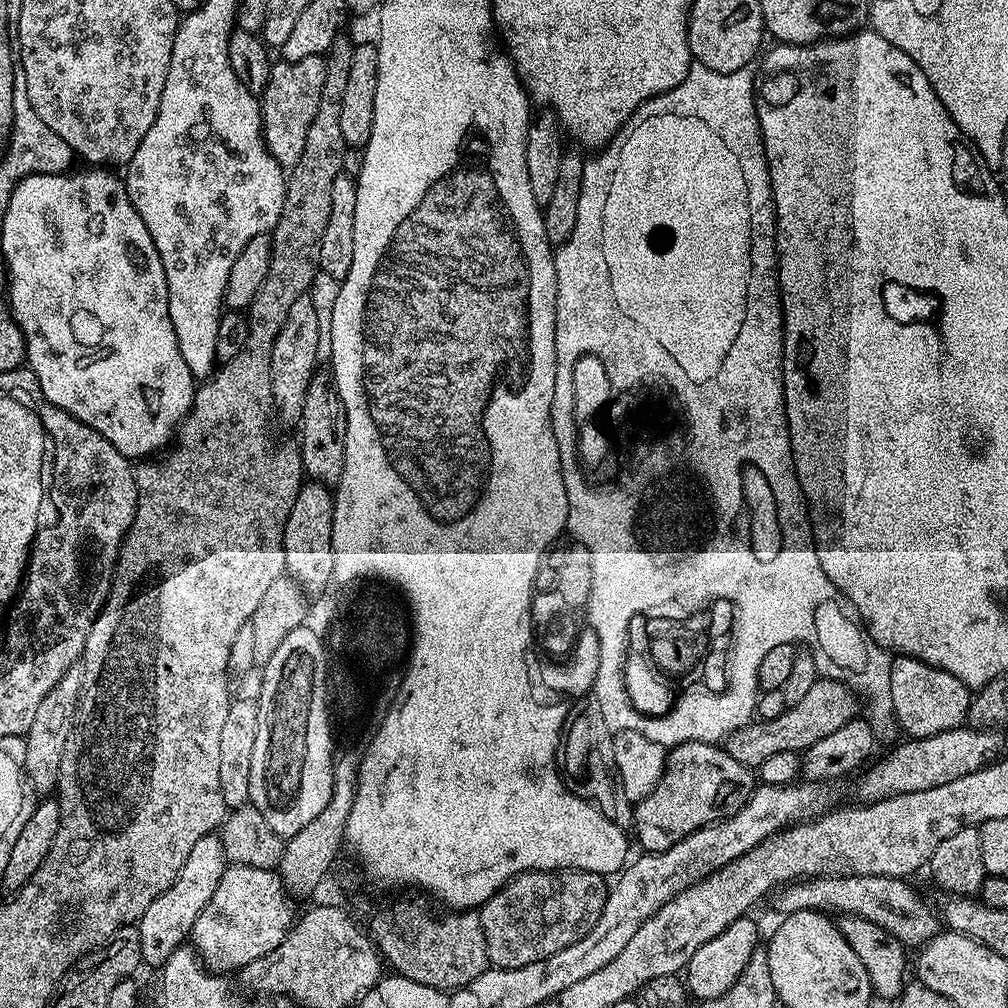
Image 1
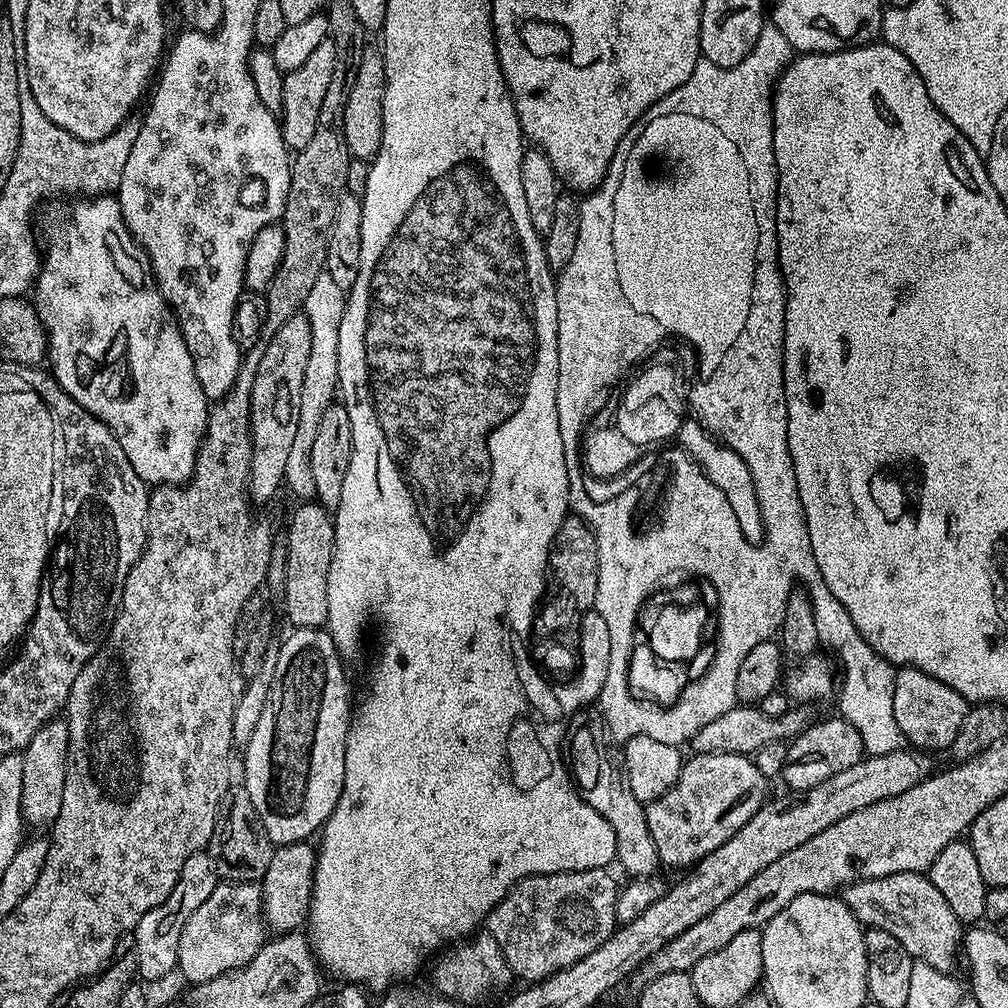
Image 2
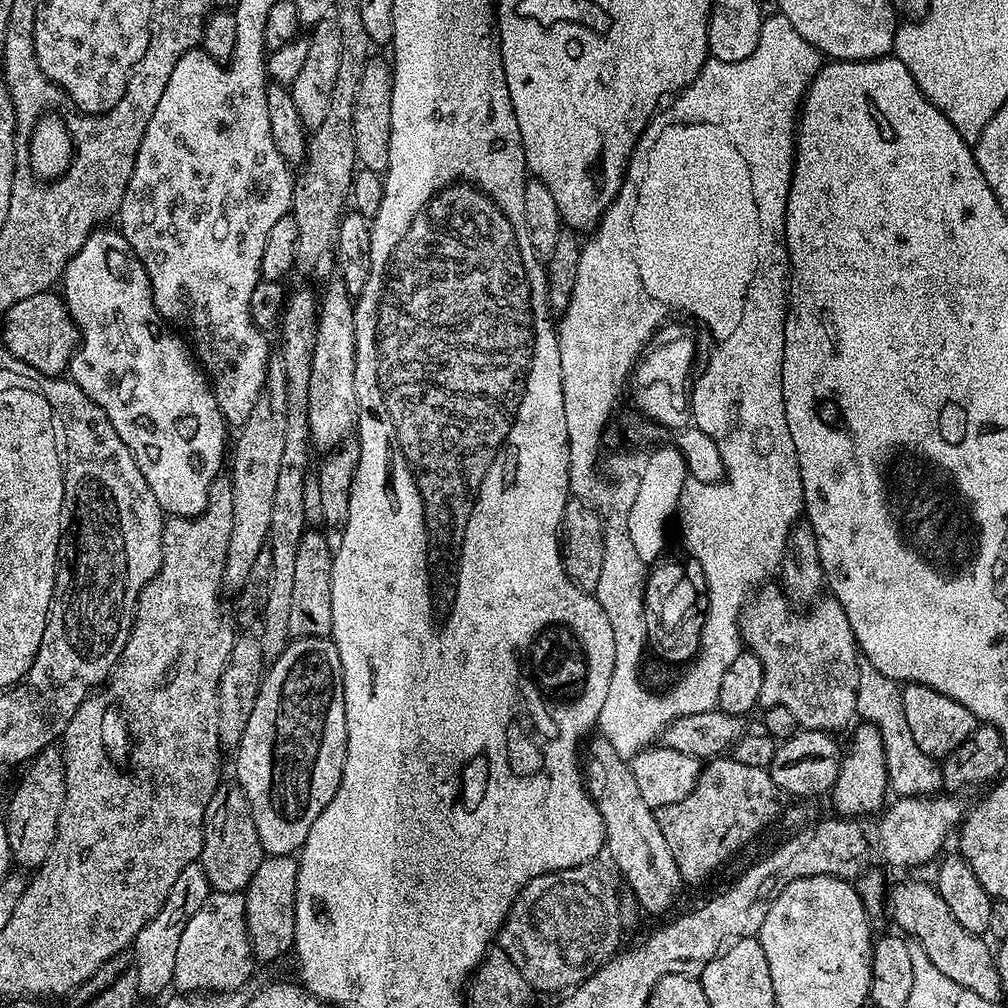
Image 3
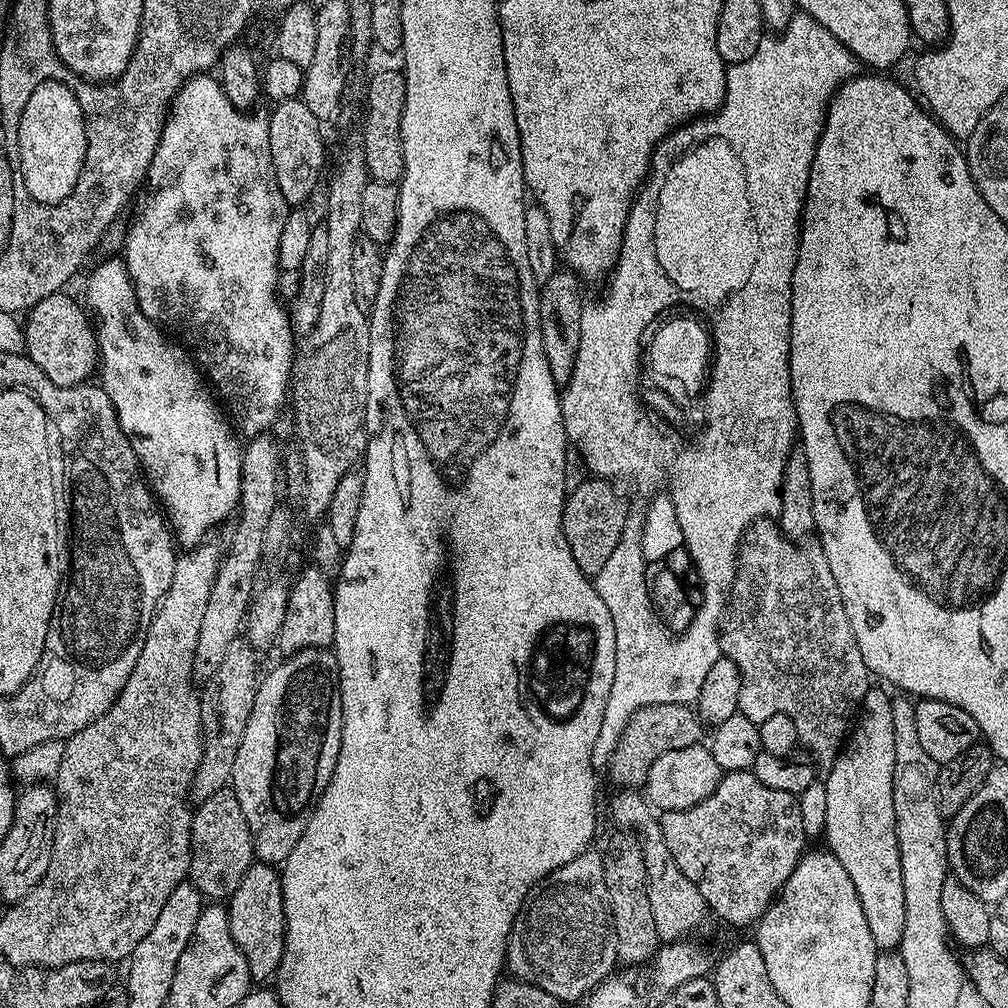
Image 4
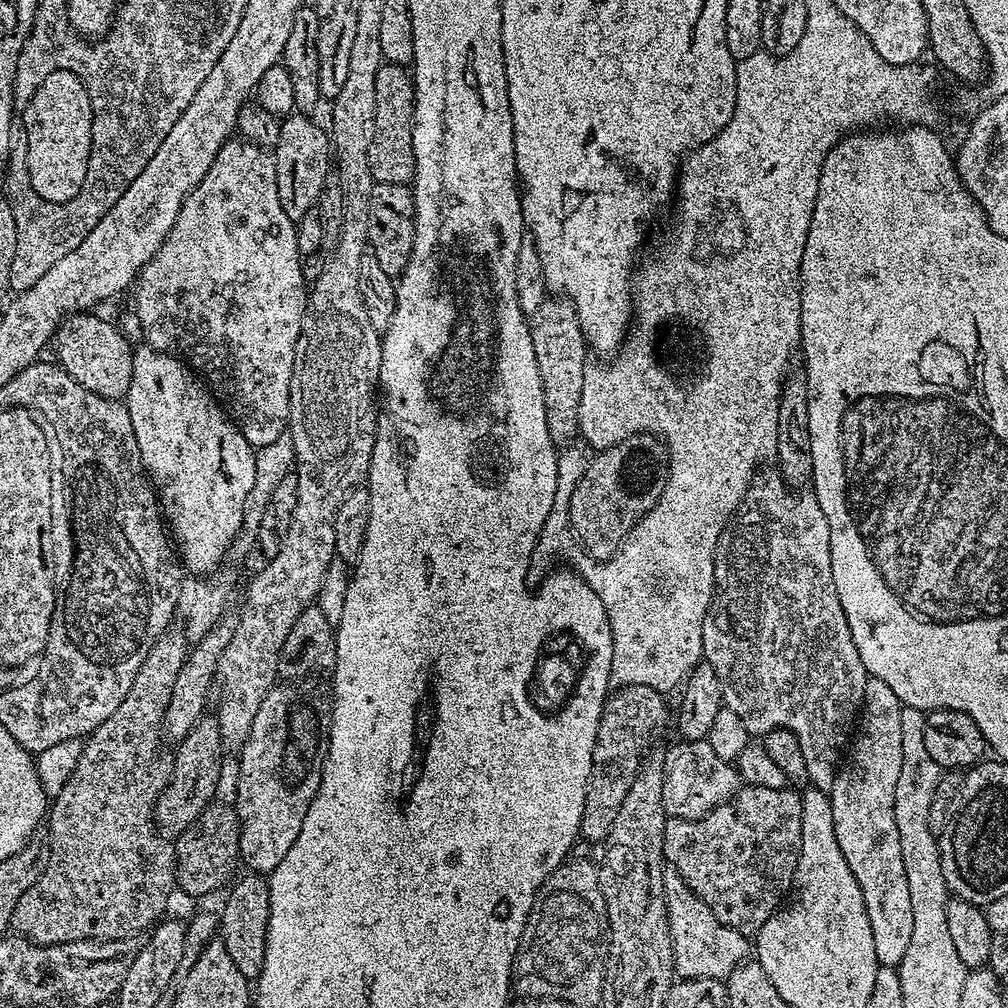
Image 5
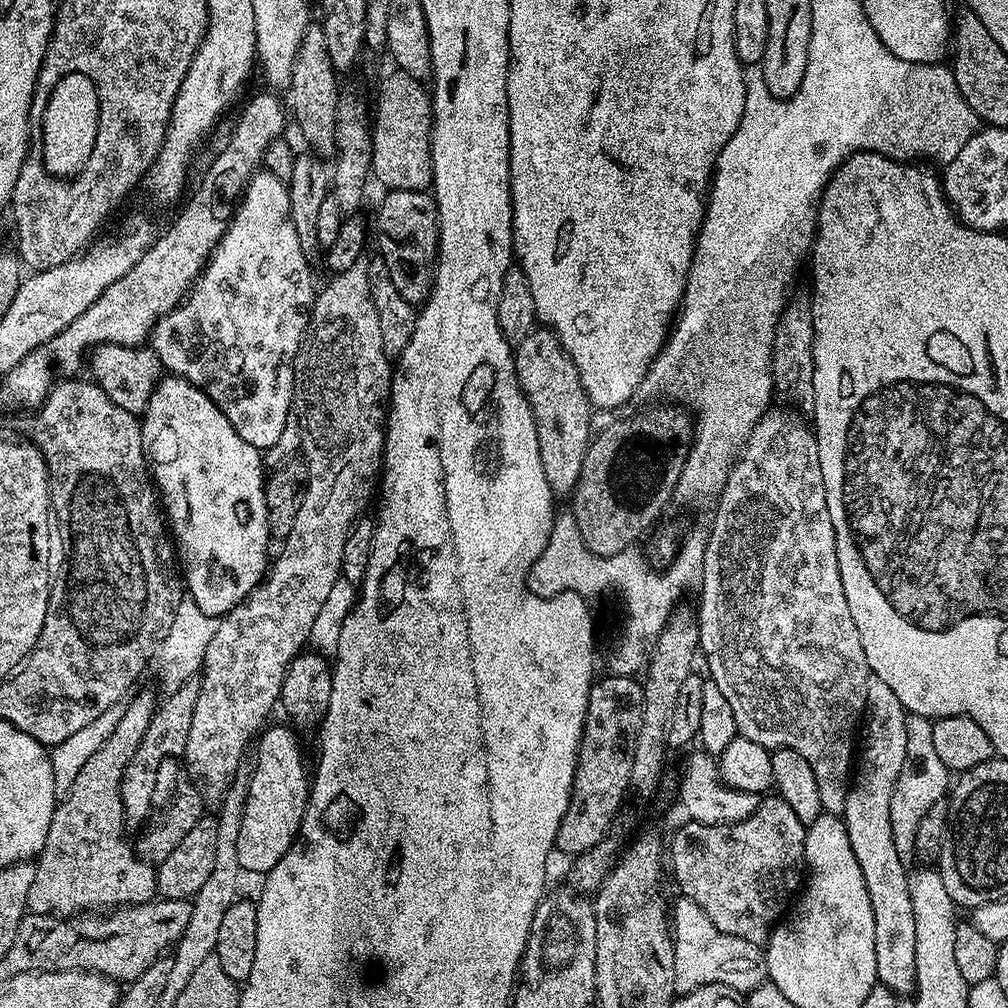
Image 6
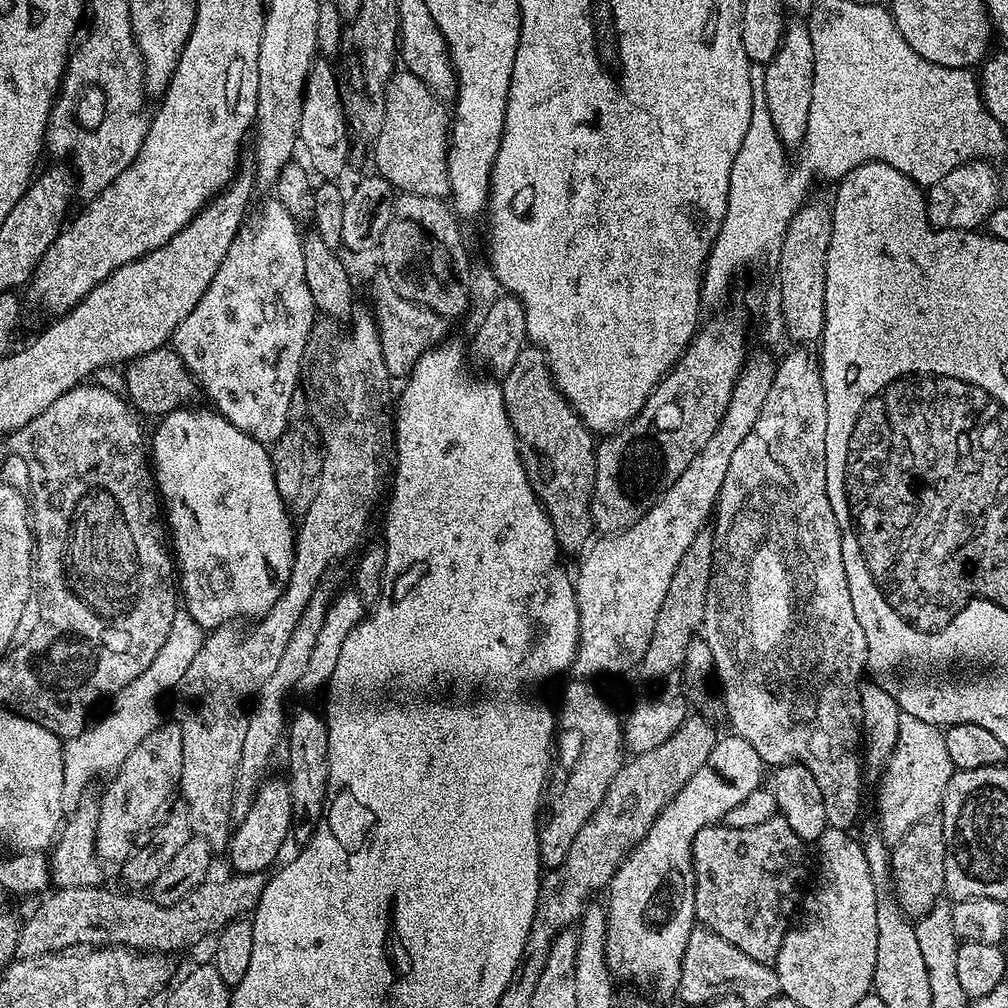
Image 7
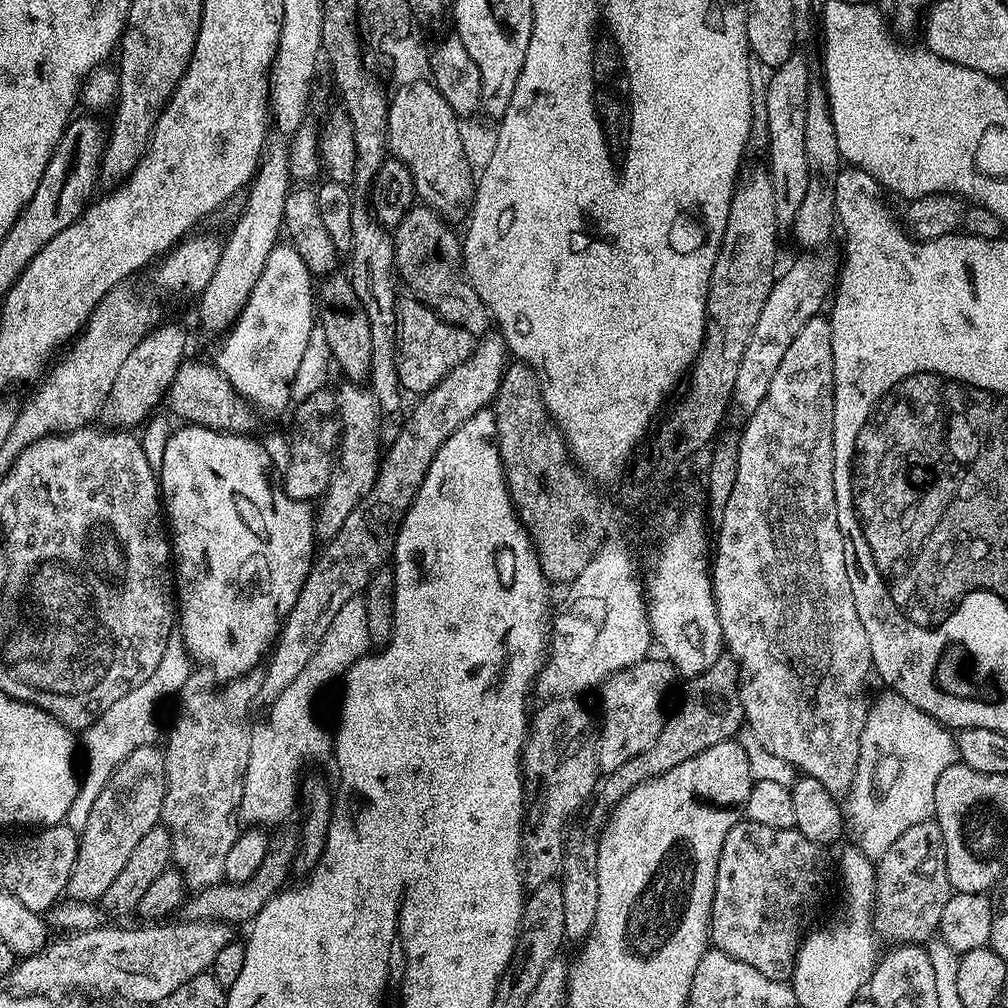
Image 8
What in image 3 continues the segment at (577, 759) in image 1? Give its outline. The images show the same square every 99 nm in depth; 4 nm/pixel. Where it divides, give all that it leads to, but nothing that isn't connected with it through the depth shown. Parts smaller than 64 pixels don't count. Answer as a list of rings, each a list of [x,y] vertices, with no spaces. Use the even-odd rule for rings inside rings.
[[[593,735],[588,742],[588,749],[582,752],[582,775],[589,796],[602,814],[607,855],[612,855],[615,871],[624,875],[627,891],[643,911],[645,908],[648,912],[668,912],[680,896],[682,881],[678,862],[674,862],[674,854],[670,854],[670,846],[666,846],[666,838],[662,838],[655,811],[642,799],[629,761],[618,758],[614,746],[602,735]]]

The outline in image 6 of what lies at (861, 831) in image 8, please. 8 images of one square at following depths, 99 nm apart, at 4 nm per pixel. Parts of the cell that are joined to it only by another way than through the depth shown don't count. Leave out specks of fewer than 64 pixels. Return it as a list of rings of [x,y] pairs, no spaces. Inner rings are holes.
[[[906,715],[906,762],[902,762],[902,774],[898,774],[898,782],[894,786],[894,798],[890,798],[890,830],[894,830],[894,847],[898,849],[898,858],[902,858],[906,866],[911,865],[916,856],[918,826],[922,823],[922,818],[926,818],[926,810],[930,810],[934,802],[945,799],[949,788],[948,768],[942,762],[942,758],[938,758],[938,753],[934,751],[932,720],[926,716]]]

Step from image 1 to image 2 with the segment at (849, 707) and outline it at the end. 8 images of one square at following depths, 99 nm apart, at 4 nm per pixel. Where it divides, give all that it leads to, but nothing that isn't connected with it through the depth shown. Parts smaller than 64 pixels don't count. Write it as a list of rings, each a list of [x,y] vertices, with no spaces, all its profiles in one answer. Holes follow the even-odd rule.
[[[737,706],[726,710],[722,718],[714,718],[714,722],[708,722],[694,734],[690,741],[690,748],[693,753],[701,752],[702,754],[738,754],[739,756],[751,757],[753,754],[760,752],[762,746],[770,742],[779,740],[788,742],[807,730],[810,717],[809,709],[804,706],[789,707],[786,714],[781,716],[767,716],[762,714],[758,706]]]

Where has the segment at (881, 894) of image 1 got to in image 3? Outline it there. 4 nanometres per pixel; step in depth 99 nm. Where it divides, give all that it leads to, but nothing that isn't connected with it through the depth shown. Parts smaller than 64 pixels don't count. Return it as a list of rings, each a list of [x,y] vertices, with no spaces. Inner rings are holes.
[[[904,880],[901,884],[891,885],[886,896],[886,908],[892,912],[892,920],[899,931],[909,941],[918,943],[926,950],[926,958],[946,974],[946,978],[958,982],[965,992],[978,994],[978,998],[999,1001],[1005,995],[1002,982],[998,978],[996,958],[993,949],[988,949],[989,941],[984,936],[970,934],[970,930],[962,930],[954,914],[950,914],[950,906],[942,902],[931,883],[922,884],[918,880]]]

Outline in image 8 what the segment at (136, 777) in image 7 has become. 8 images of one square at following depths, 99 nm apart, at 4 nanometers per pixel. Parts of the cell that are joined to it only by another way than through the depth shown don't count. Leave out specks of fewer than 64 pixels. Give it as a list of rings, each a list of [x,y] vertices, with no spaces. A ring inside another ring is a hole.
[[[156,744],[139,746],[113,772],[105,788],[94,801],[83,832],[79,833],[80,849],[68,879],[66,896],[87,904],[103,901],[110,882],[118,878],[122,866],[143,836],[161,823],[166,798],[166,762]]]

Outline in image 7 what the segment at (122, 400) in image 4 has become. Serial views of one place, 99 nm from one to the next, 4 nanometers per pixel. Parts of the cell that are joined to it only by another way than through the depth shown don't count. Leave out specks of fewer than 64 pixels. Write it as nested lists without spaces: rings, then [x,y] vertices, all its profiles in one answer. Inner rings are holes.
[[[196,406],[176,408],[159,421],[156,433],[150,436],[150,460],[154,465],[154,483],[158,489],[159,499],[162,501],[163,511],[166,513],[166,524],[170,529],[170,544],[174,549],[175,559],[178,561],[178,588],[182,593],[182,604],[188,610],[197,623],[204,630],[215,630],[221,625],[228,626],[239,616],[252,616],[259,618],[265,616],[278,602],[278,598],[284,593],[284,587],[288,585],[288,579],[294,566],[294,554],[296,553],[296,528],[293,517],[284,507],[282,498],[276,489],[276,479],[272,469],[272,458],[269,449],[253,436],[248,436],[242,430],[238,430],[215,410],[199,412]]]

